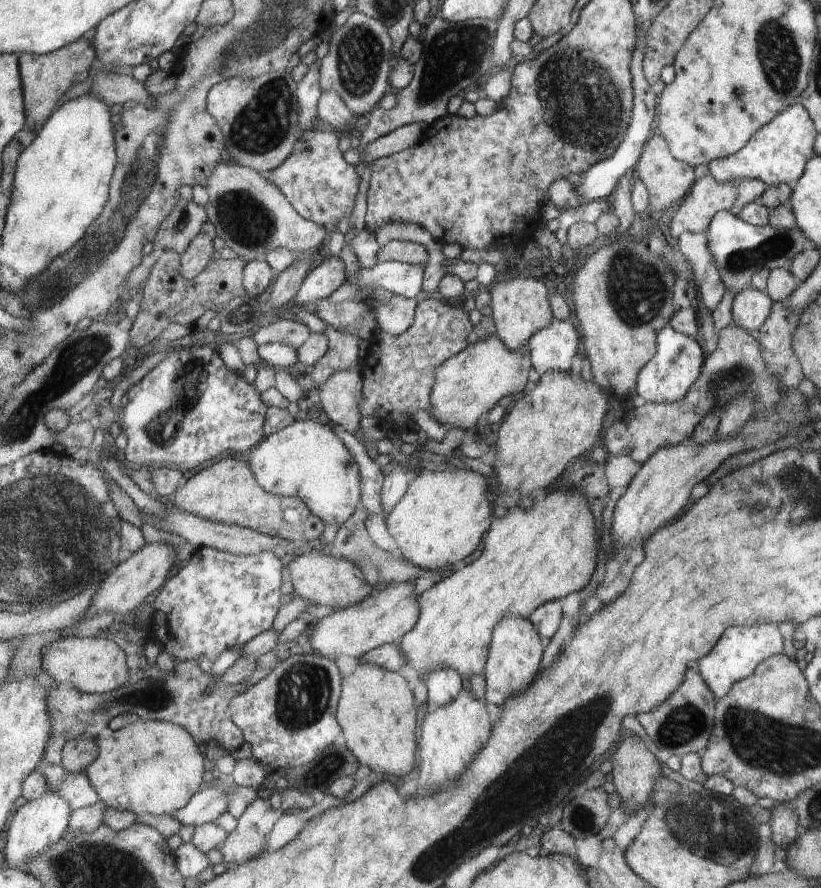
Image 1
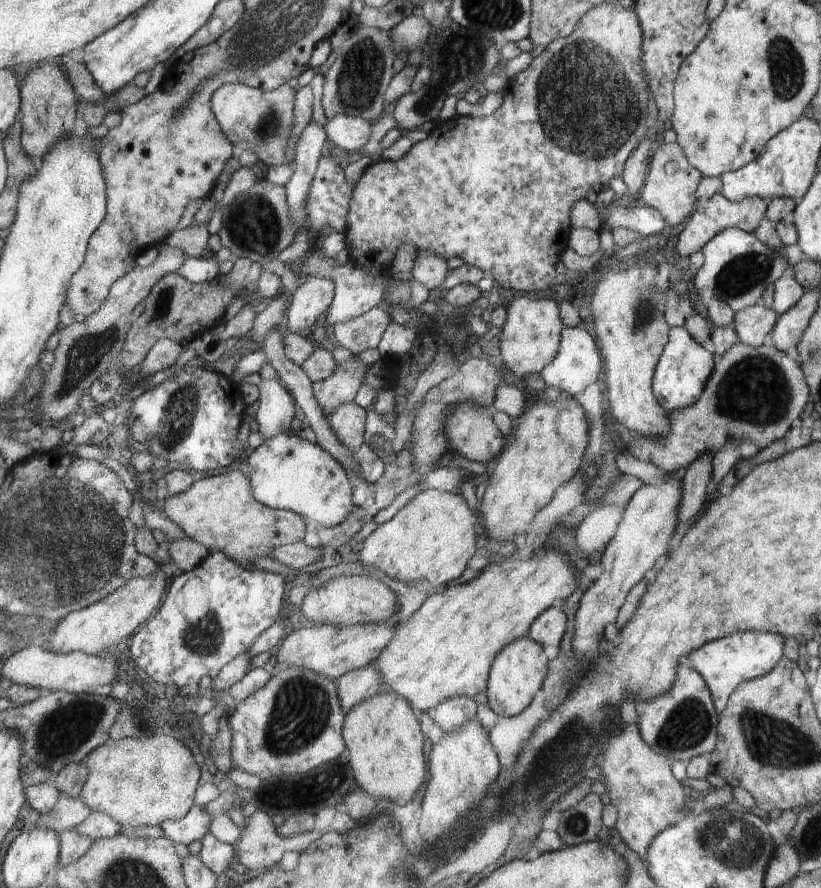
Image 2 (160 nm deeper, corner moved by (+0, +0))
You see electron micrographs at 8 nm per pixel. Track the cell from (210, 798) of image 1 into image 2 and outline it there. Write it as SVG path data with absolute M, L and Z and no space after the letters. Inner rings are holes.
M195 805L181 820L166 820L159 826L164 832L164 837L174 840L178 844L189 846L190 843L201 840L210 832L212 818L204 810L204 806Z

